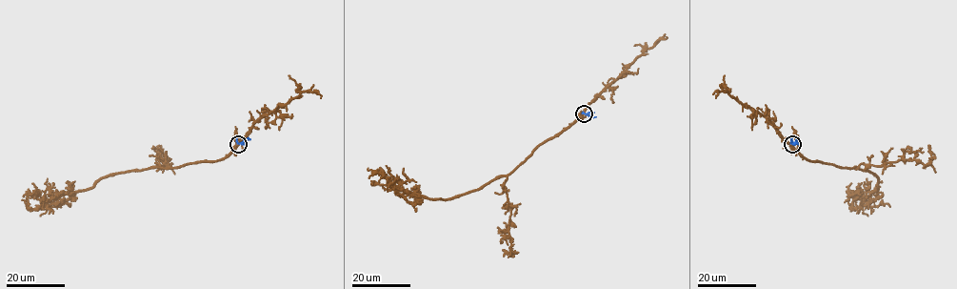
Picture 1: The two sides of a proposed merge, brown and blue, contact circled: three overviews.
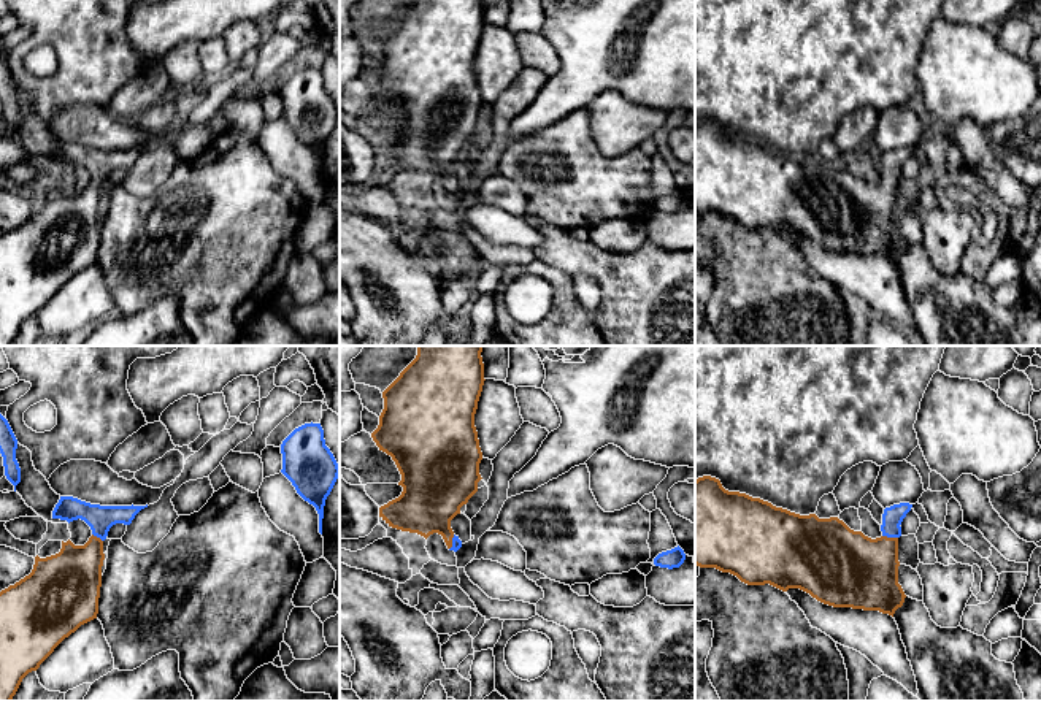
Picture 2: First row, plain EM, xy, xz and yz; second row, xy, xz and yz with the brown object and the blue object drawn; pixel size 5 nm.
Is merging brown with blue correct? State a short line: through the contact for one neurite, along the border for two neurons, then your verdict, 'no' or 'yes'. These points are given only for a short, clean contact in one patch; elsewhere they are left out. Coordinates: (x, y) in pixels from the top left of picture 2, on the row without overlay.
line yz (852, 214), (865, 208), (891, 183), (892, 162); yes

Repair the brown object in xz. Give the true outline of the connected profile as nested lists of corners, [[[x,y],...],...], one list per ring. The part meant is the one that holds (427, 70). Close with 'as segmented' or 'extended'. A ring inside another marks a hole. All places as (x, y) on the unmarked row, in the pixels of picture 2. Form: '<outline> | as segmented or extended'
[[[416,0],[400,21],[382,36],[384,54],[371,78],[379,95],[395,106],[403,136],[379,152],[379,162],[392,173],[417,178],[425,184],[438,178],[449,195],[457,197],[462,186],[451,165],[478,136],[479,92],[474,59],[484,30],[481,0]]] | extended

